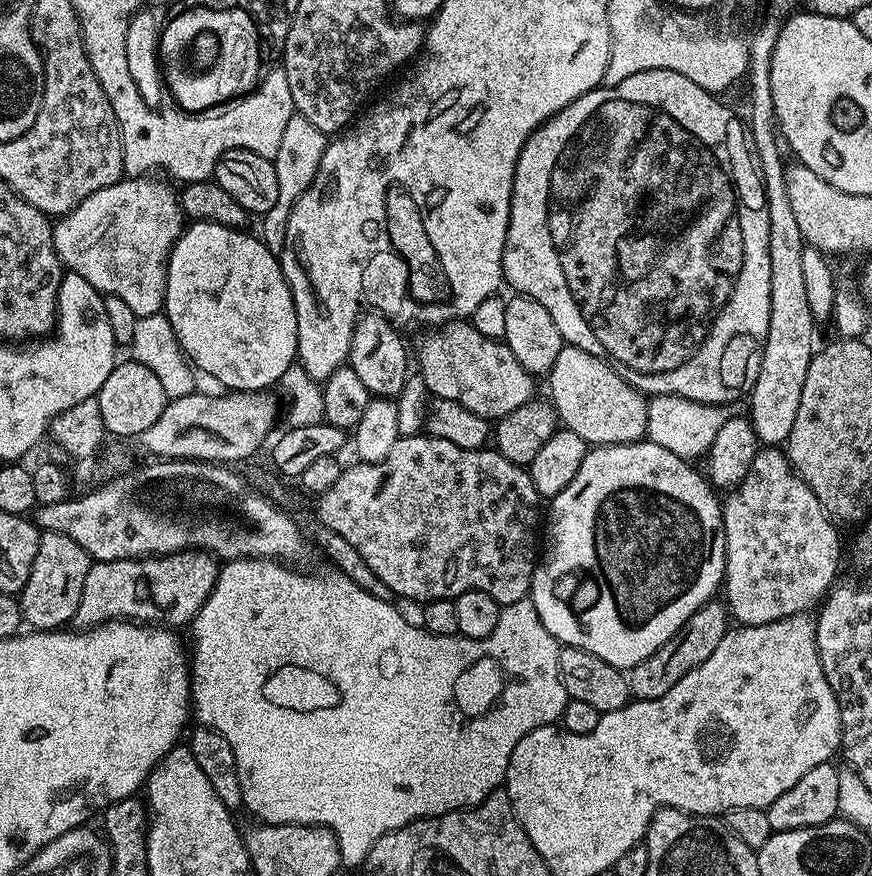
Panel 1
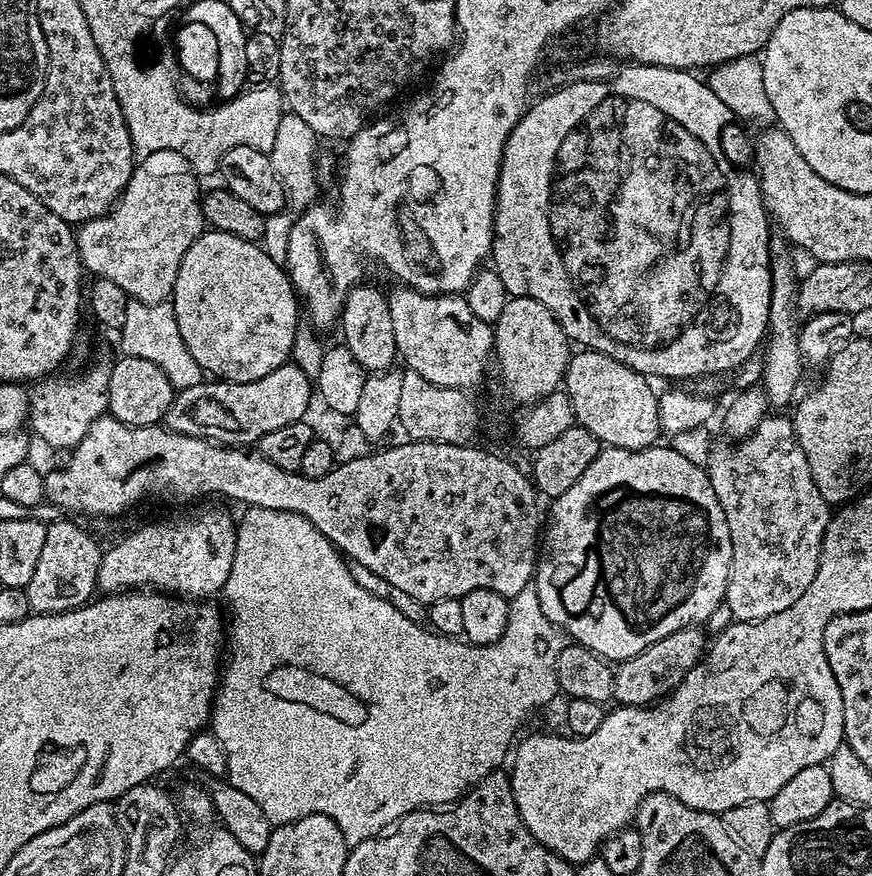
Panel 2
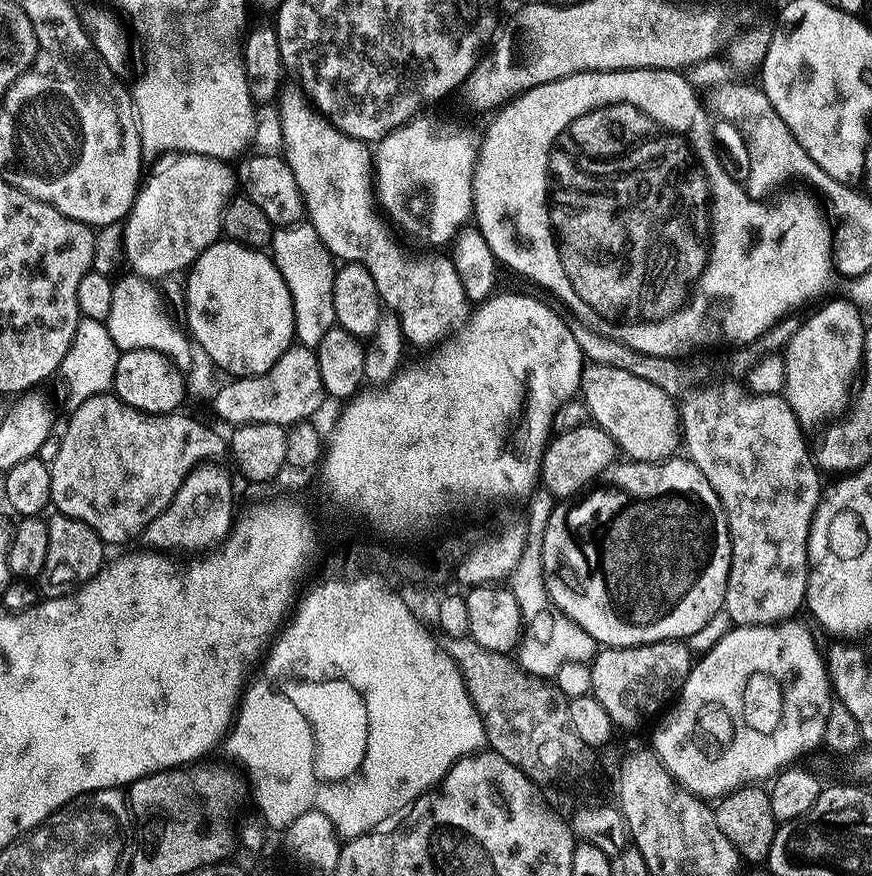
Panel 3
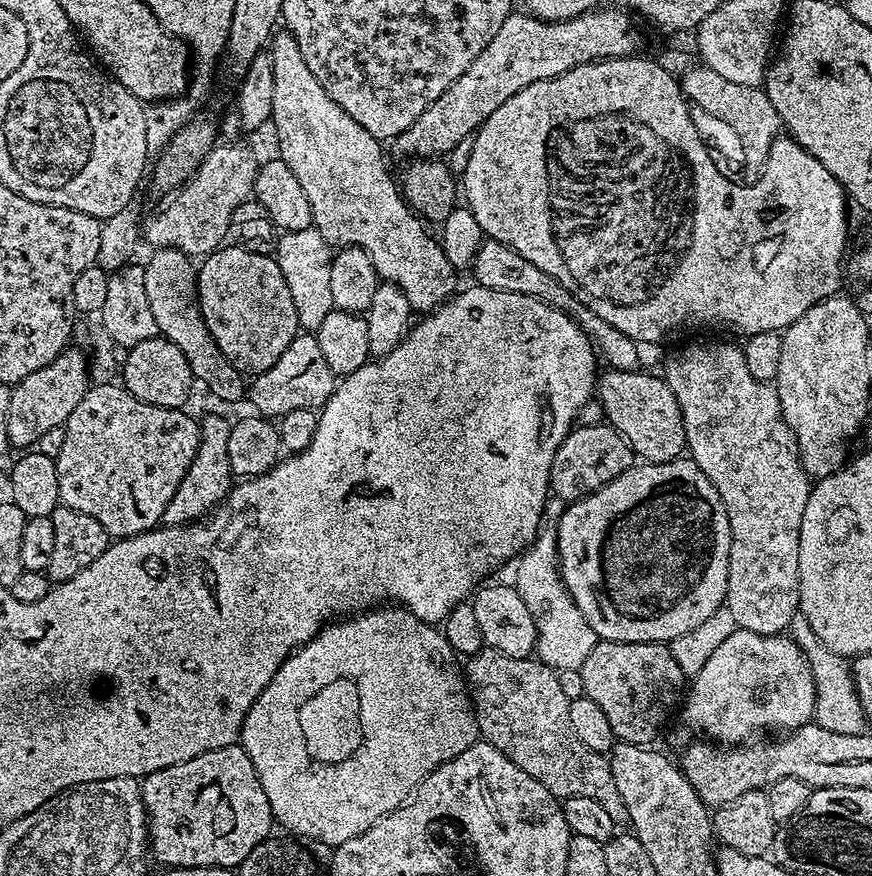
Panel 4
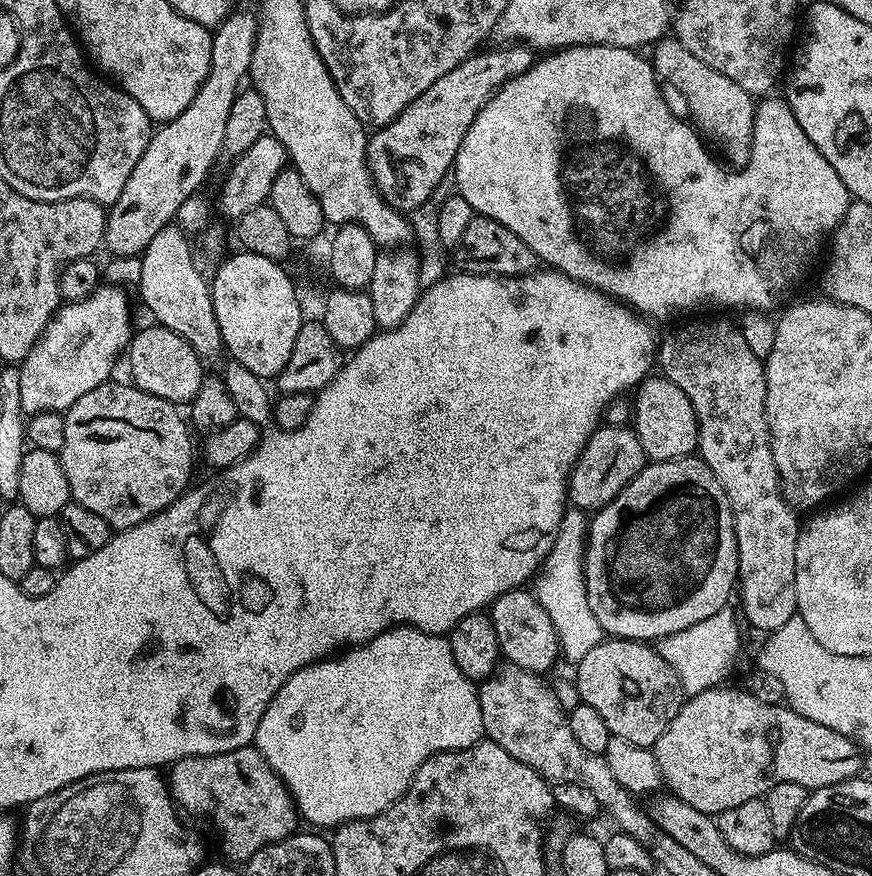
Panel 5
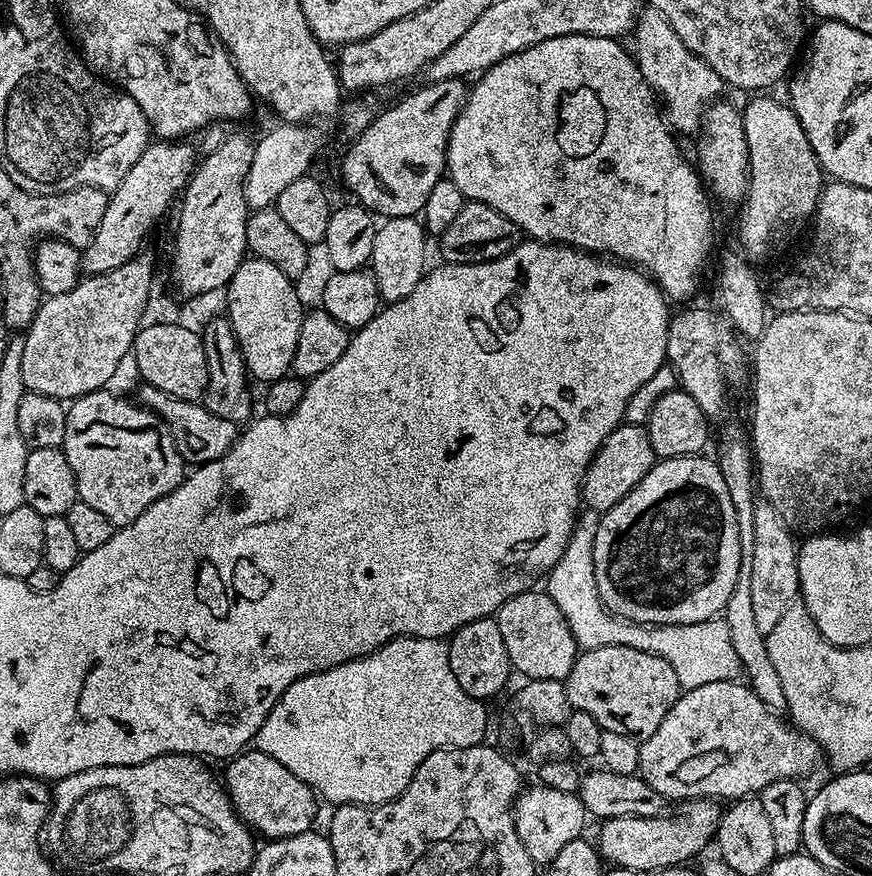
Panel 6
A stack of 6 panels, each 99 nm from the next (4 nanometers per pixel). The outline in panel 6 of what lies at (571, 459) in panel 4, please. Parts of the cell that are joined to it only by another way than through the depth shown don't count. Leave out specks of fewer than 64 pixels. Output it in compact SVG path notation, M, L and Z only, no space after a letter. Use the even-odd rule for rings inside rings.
M619 424L606 442L602 442L586 470L580 487L583 507L603 514L618 506L618 502L622 502L622 498L626 498L626 494L630 494L630 490L634 490L634 486L646 478L646 474L650 474L656 463L658 457L654 446L650 446L647 427L643 424Z

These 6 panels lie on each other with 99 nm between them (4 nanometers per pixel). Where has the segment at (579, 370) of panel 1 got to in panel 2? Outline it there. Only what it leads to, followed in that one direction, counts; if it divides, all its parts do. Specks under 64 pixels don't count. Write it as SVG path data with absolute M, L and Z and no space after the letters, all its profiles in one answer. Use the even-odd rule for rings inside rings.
M580 350L568 362L568 371L564 373L563 387L568 393L570 402L574 406L576 424L590 430L594 438L598 438L601 445L610 448L625 448L631 452L638 452L642 448L651 448L661 439L660 419L658 418L658 392L652 389L649 377L641 372L635 372L622 362L610 358L601 352Z

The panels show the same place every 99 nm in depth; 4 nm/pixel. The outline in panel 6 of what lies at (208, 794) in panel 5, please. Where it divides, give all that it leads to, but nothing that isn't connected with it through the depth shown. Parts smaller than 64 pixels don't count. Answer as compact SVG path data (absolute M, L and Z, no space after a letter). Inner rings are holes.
M245 750L227 761L222 783L232 800L232 809L249 828L260 832L269 841L290 838L291 835L313 831L318 797L311 786L302 782L278 758L259 750Z

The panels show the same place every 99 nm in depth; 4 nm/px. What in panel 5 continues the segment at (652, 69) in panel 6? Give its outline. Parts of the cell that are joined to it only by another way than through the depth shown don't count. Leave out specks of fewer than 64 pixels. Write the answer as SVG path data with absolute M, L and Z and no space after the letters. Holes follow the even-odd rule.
M665 38L659 41L651 52L650 59L652 67L656 69L657 77L684 99L685 106L692 111L691 119L705 133L708 131L721 136L722 139L728 140L730 147L737 148L740 152L746 151L751 146L752 131L755 128L757 131L758 128L757 101L752 95L742 90L738 82L730 82L726 74L718 74L714 66L706 66L702 58L694 58L694 54L690 54L690 50L686 50L686 46L682 46L680 40Z

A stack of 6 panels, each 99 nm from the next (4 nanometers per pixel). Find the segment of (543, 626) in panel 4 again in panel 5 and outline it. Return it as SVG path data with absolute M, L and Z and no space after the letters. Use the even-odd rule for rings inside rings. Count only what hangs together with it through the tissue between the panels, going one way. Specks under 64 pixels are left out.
M569 507L560 520L560 529L556 541L534 577L534 595L536 601L550 616L550 622L560 640L560 651L563 659L578 662L594 650L600 641L605 639L604 627L594 618L590 610L590 598L584 581L584 549L590 516L583 508Z

